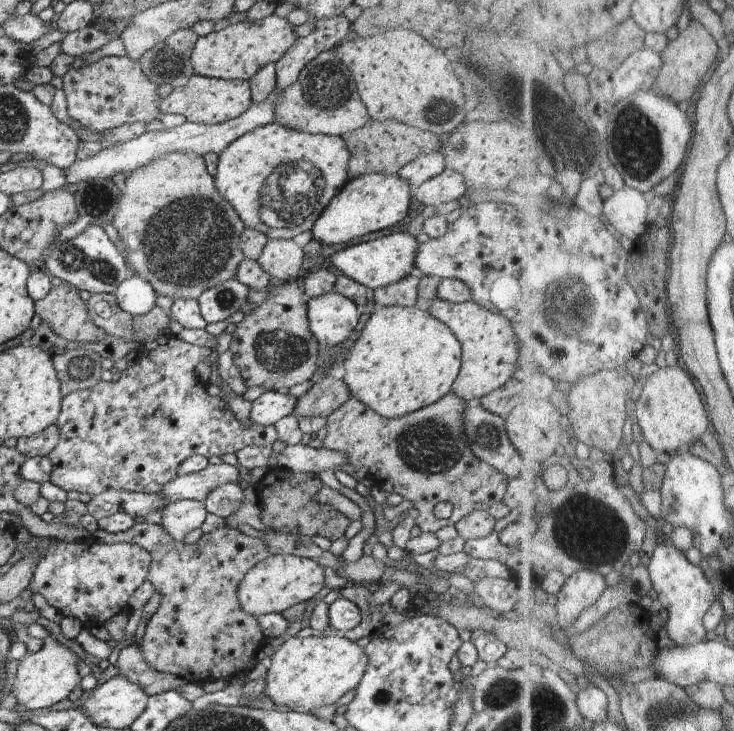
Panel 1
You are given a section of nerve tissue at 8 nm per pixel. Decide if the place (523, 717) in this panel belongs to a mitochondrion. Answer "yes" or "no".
yes

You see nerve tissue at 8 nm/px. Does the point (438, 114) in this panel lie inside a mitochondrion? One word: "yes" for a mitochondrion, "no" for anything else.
yes

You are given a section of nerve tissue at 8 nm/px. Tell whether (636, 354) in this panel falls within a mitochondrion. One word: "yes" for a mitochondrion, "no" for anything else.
no

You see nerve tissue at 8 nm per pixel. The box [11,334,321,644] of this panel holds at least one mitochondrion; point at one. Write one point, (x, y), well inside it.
(77, 369)

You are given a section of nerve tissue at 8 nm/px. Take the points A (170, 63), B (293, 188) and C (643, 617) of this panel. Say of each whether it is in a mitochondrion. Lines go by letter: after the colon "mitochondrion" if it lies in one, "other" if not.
A: mitochondrion
B: mitochondrion
C: other

